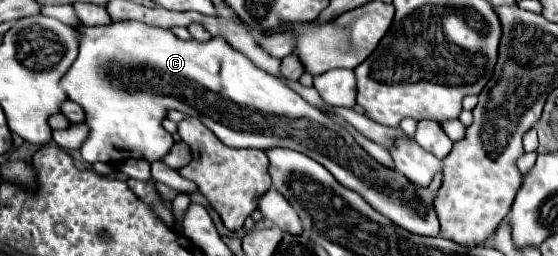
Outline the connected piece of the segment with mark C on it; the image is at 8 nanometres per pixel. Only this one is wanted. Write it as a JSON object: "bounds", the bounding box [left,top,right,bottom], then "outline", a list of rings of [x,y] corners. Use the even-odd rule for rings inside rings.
{"bounds":[61,21,439,237],"outline":[[[117,21],[105,27],[79,27],[81,43],[79,43],[79,57],[71,65],[71,69],[63,75],[61,87],[67,97],[79,103],[85,111],[85,123],[91,127],[87,141],[81,145],[81,155],[87,163],[117,163],[125,159],[147,159],[157,161],[159,157],[171,151],[171,134],[161,129],[163,115],[169,110],[180,111],[187,116],[195,116],[208,127],[220,141],[234,148],[253,148],[267,151],[273,147],[293,149],[305,153],[307,157],[319,161],[341,185],[349,187],[351,191],[359,193],[371,207],[391,219],[395,225],[425,237],[439,235],[439,221],[433,209],[433,191],[419,189],[411,185],[399,171],[381,167],[369,155],[365,159],[365,151],[355,143],[351,133],[333,119],[327,117],[321,109],[307,103],[299,97],[291,87],[287,87],[279,77],[259,69],[251,59],[243,53],[233,49],[223,37],[213,37],[207,43],[197,41],[181,41],[171,31],[149,27],[139,21]],[[206,115],[217,115],[217,121]]]}

